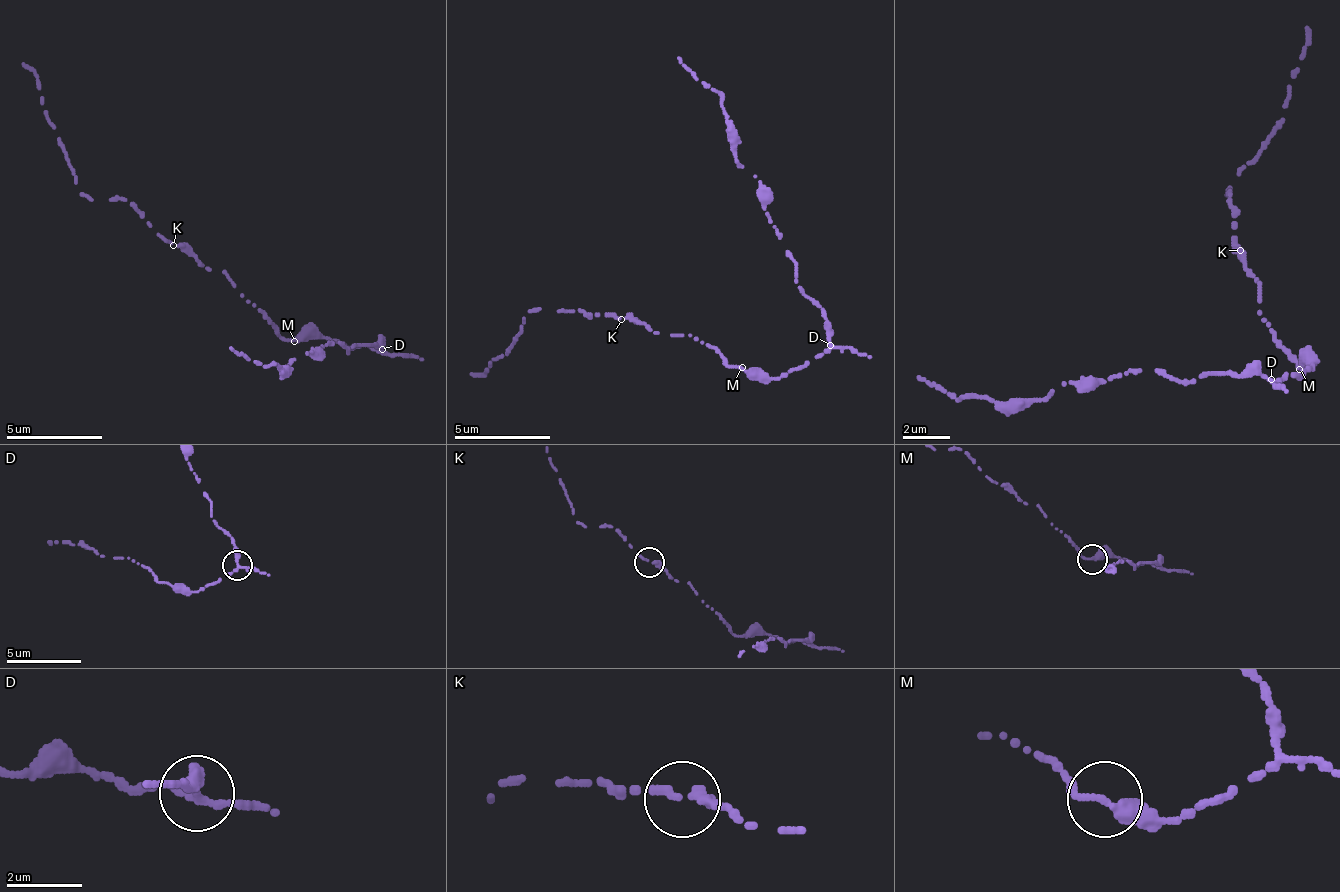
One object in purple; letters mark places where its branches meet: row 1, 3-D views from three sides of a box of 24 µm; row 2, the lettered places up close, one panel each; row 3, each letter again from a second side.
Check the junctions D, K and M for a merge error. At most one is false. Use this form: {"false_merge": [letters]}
{"false_merge": ["D"]}

